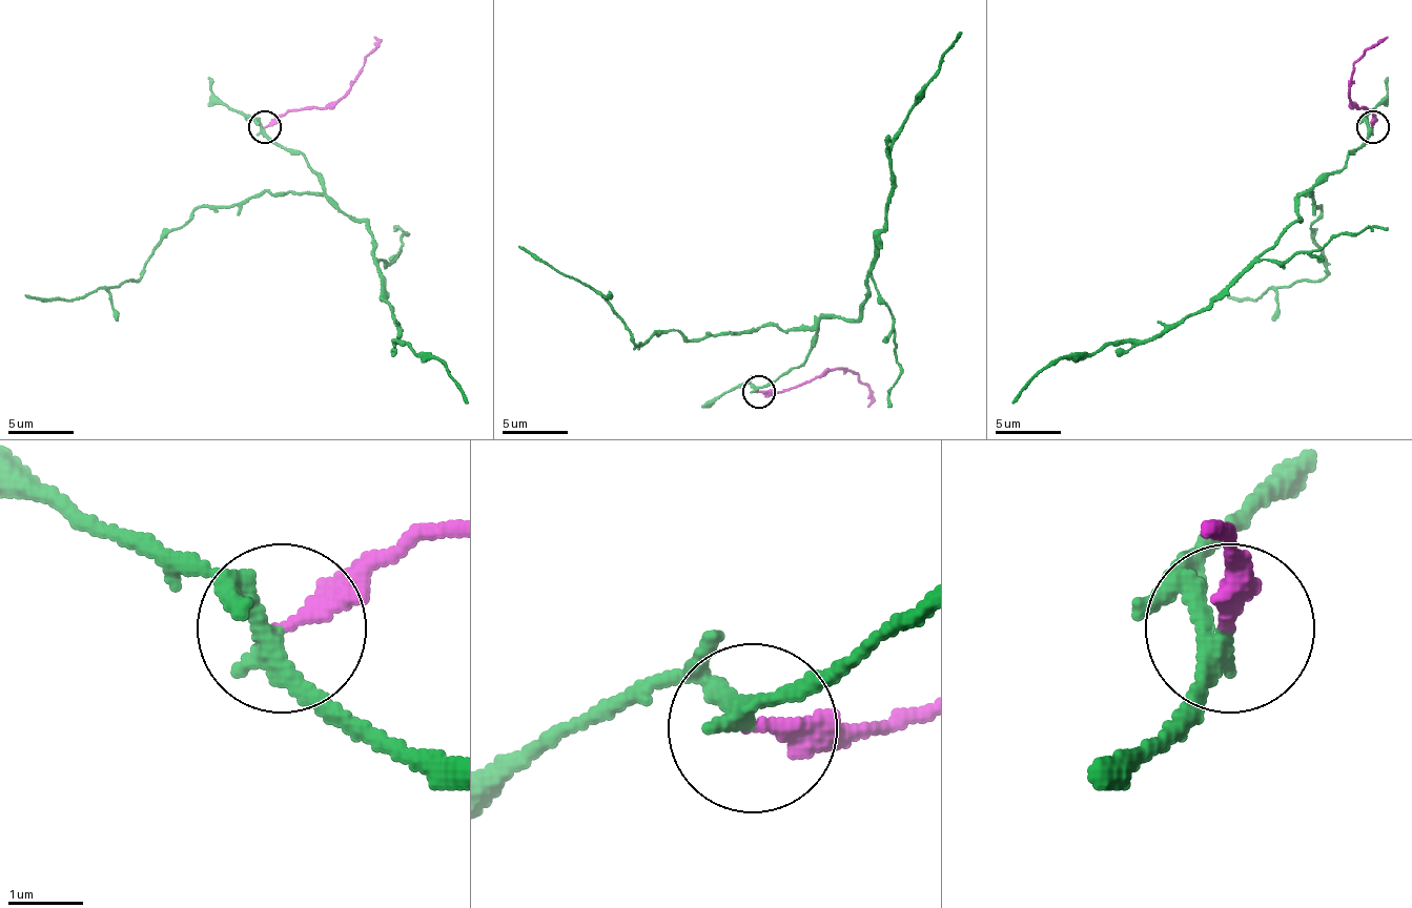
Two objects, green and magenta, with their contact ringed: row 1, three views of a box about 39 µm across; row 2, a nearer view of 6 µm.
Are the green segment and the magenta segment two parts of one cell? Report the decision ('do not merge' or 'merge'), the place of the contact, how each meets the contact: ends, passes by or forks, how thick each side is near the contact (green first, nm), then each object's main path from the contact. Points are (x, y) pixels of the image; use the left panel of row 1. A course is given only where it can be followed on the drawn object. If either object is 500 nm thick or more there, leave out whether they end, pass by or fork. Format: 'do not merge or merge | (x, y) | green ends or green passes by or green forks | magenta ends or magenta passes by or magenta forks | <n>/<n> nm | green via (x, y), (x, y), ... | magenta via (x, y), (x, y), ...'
do not merge | (265, 127) | green passes by | magenta ends | 240/240 nm | green via (265, 126), (272, 140), (294, 149), (330, 198), (363, 221), (395, 342), (431, 354), (468, 404) | magenta via (265, 126), (291, 110), (330, 107), (350, 87), (376, 48), (373, 35)

